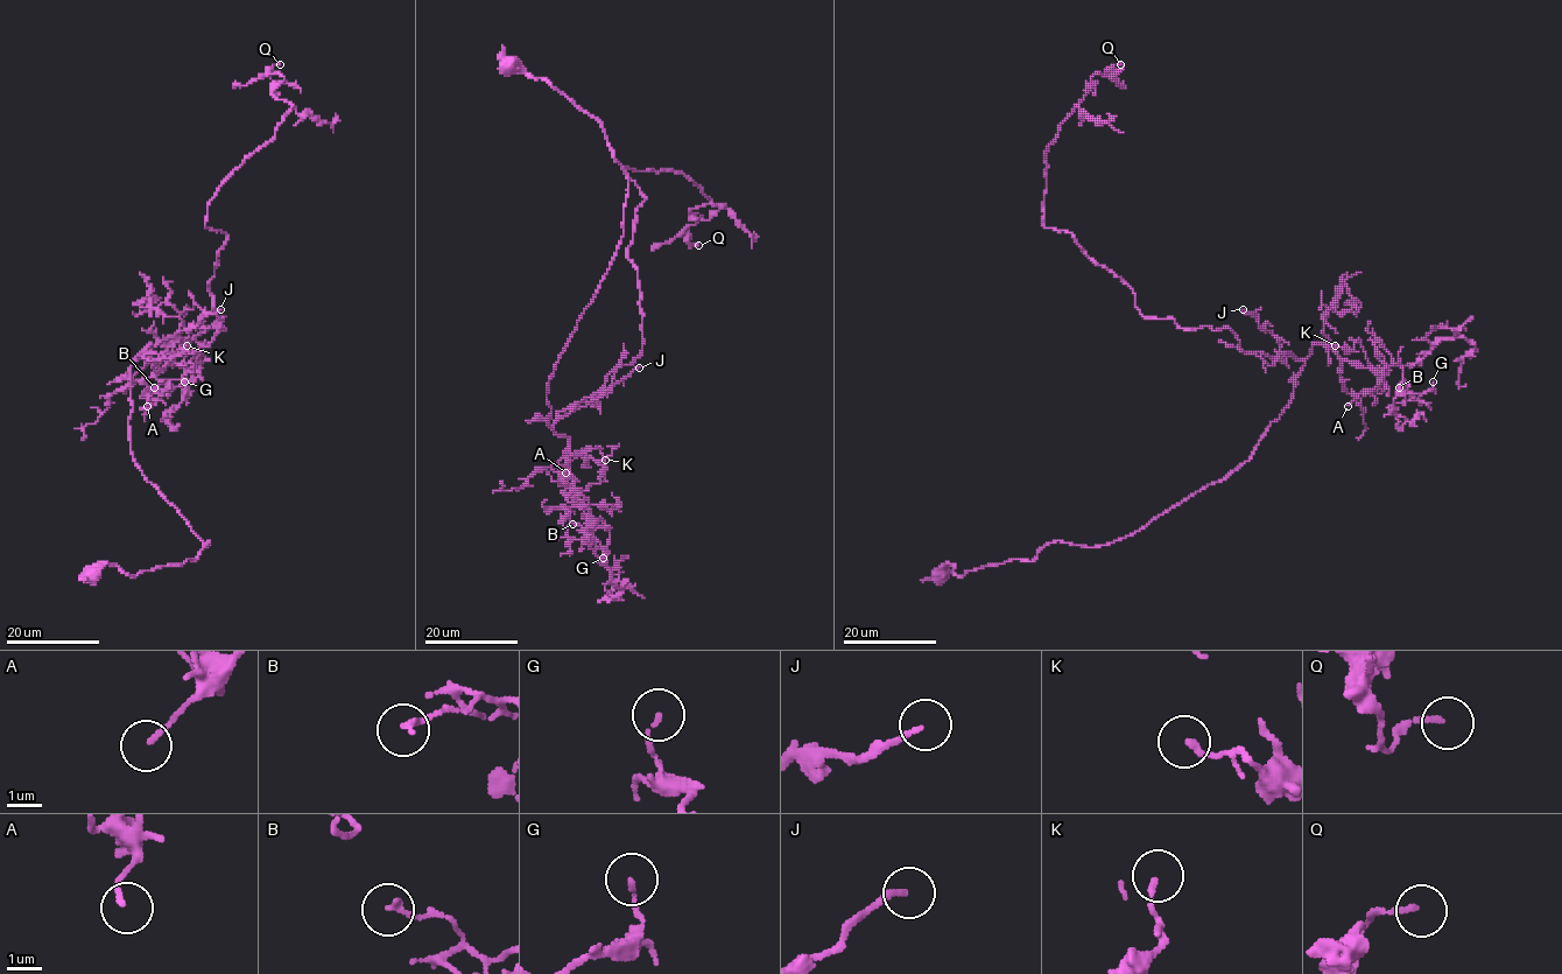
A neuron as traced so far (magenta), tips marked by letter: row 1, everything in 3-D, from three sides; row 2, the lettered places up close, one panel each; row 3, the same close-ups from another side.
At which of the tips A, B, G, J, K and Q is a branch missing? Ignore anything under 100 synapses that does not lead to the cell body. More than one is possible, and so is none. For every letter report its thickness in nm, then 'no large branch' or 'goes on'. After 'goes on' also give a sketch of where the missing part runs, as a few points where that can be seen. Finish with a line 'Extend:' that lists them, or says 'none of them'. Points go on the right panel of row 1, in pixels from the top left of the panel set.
A: 130 nm thick; no large branch
B: 180 nm thick; no large branch
G: 130 nm thick; no large branch
J: 160 nm thick; no large branch
K: 160 nm thick; no large branch
Q: 150 nm thick; no large branch
Extend: none of them

